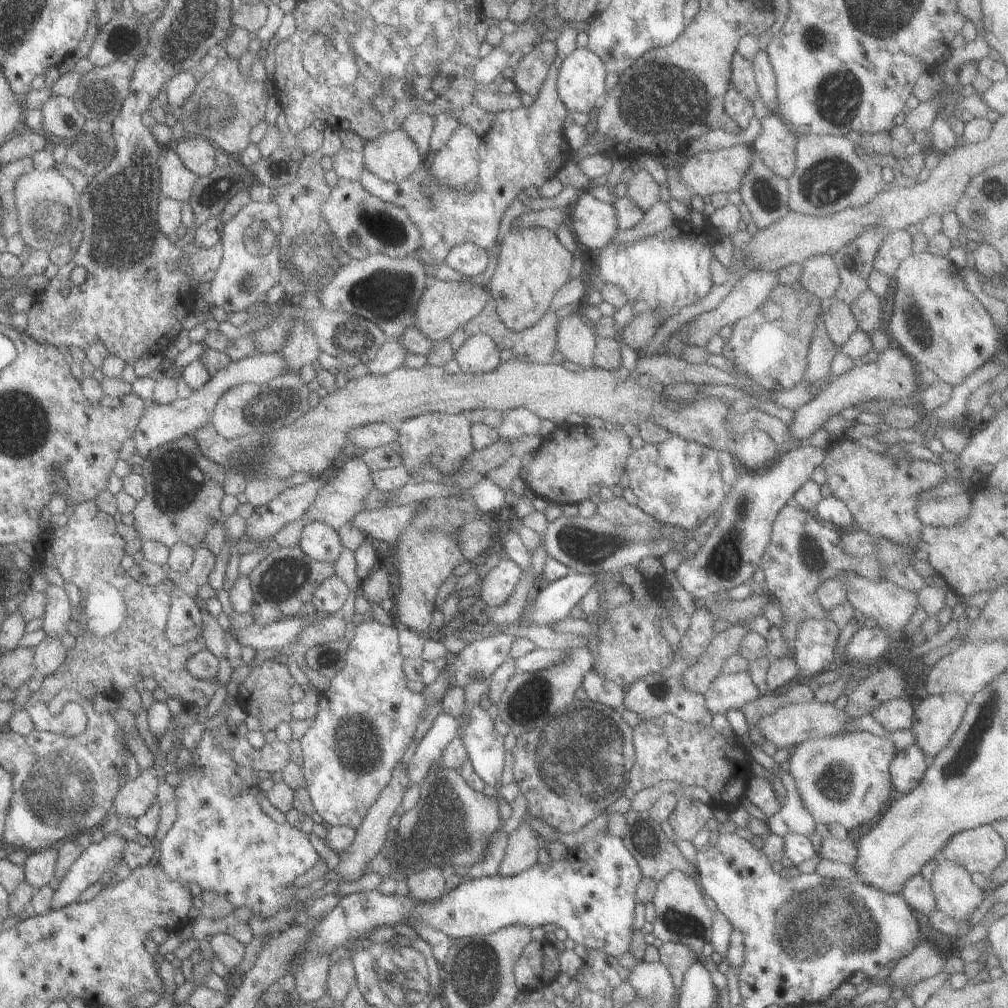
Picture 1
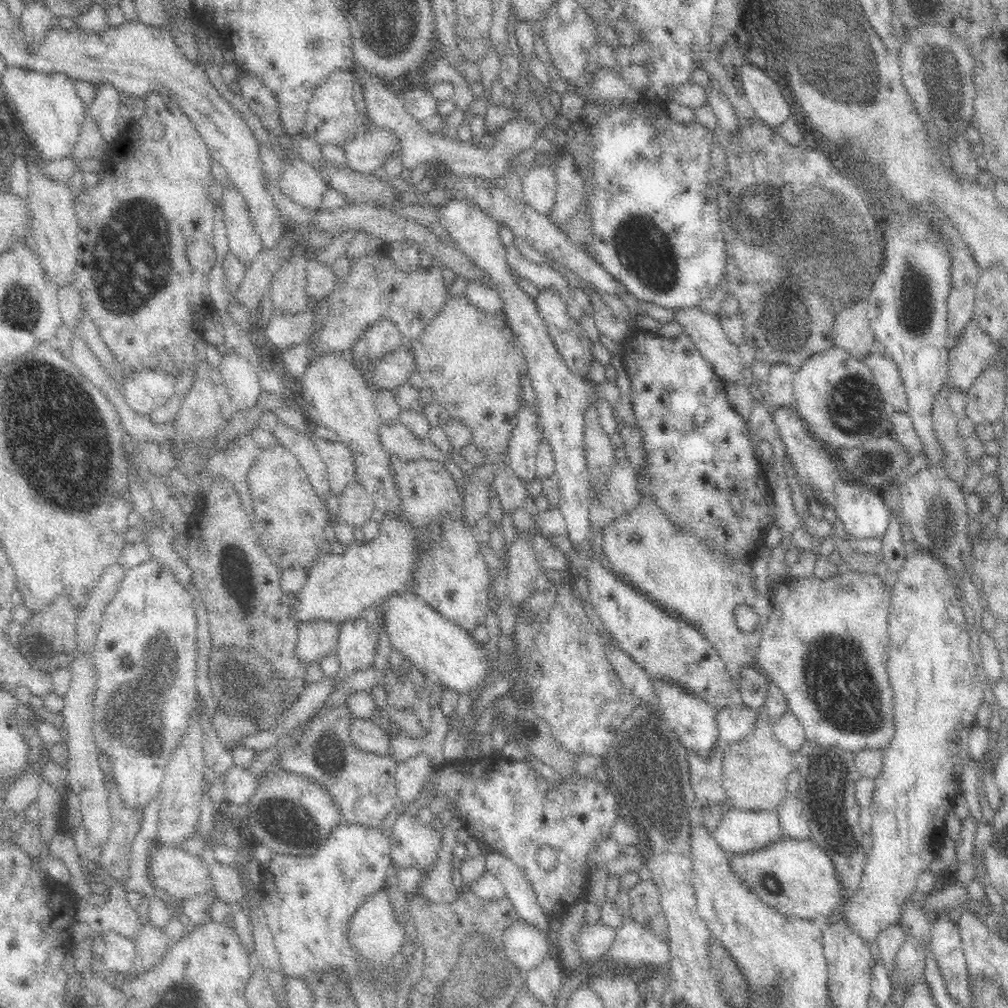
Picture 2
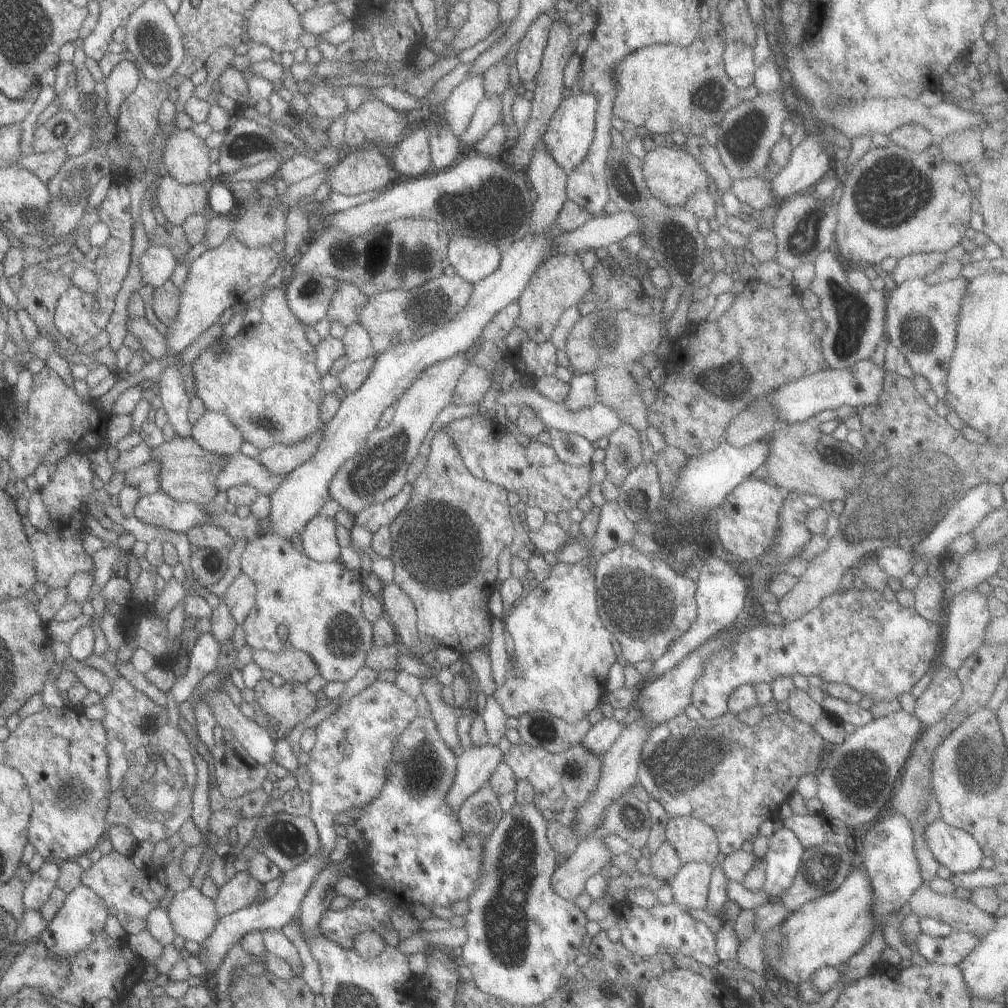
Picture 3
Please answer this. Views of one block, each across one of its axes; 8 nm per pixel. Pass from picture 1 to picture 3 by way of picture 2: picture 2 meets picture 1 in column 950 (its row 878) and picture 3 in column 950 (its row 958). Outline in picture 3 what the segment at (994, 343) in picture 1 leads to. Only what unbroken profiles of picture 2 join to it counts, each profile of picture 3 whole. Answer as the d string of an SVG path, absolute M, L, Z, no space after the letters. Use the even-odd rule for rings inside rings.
M959 276L934 285L921 279L909 279L890 287L885 293L884 337L906 358L912 374L925 377L936 398L943 402L946 391L946 368L954 350L959 300L967 282Z

